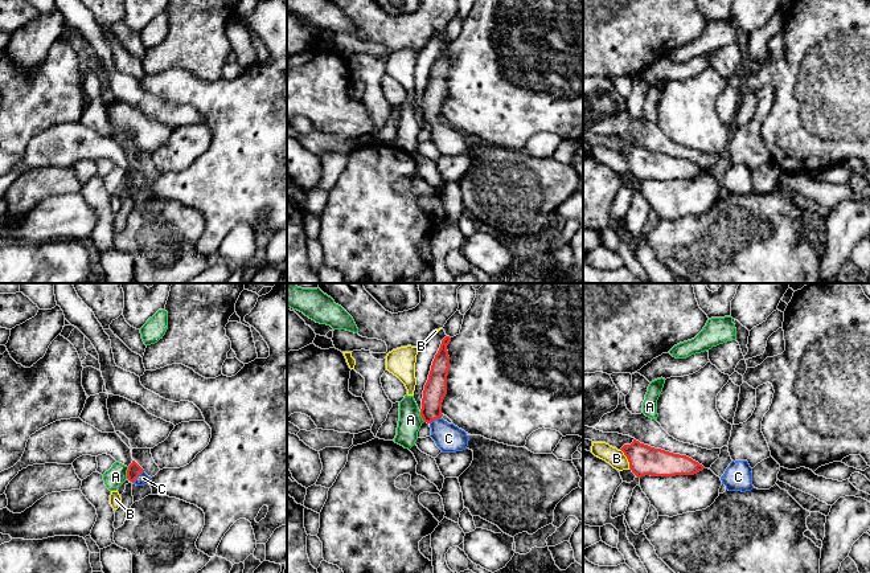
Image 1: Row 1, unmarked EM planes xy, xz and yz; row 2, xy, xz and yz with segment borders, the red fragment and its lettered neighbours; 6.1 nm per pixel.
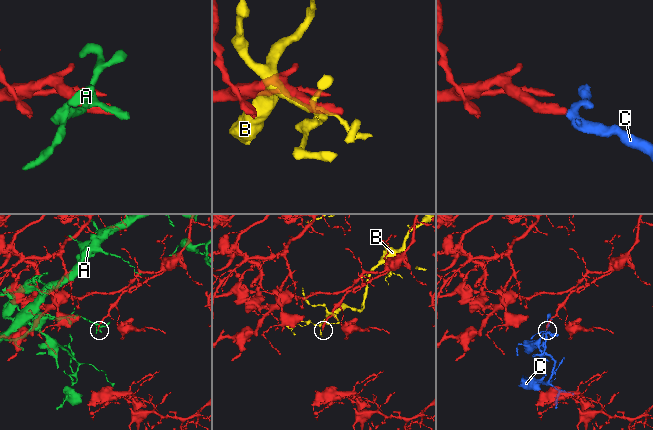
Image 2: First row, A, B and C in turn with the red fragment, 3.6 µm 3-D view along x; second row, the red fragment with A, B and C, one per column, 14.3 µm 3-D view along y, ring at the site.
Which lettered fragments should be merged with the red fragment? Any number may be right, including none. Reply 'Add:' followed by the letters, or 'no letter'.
Add: C

